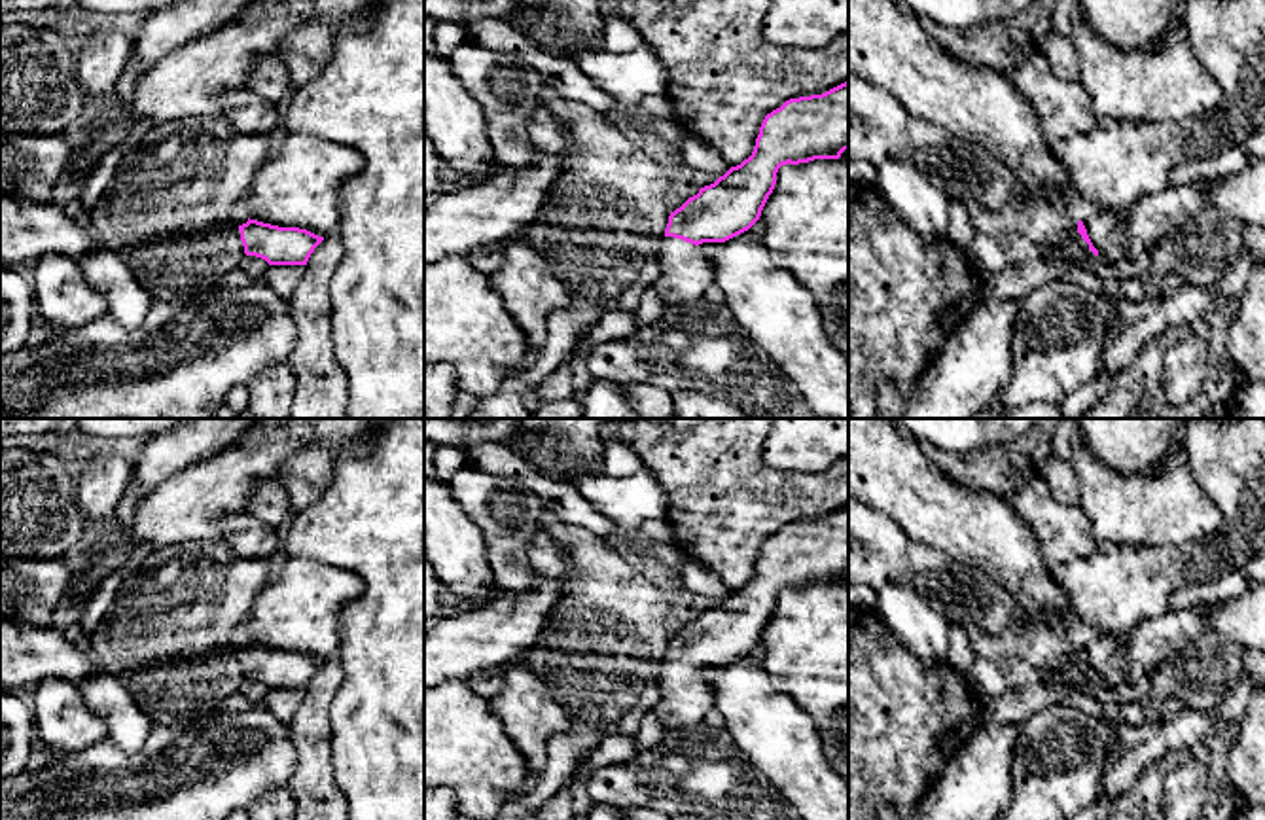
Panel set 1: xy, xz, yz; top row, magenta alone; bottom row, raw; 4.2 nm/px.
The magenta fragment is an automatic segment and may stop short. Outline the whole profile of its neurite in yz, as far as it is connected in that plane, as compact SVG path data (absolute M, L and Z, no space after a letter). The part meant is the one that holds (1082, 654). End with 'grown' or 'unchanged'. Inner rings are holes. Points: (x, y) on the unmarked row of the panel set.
M1199 604L1178 612L1167 610L1134 627L1123 650L1108 634L1087 634L1078 646L1078 657L1095 680L1119 687L1155 670L1208 629Z | grown

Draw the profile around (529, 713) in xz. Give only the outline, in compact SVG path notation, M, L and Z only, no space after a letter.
M513 659L500 672L504 687L489 701L508 739L528 761L528 775L523 786L506 797L508 803L526 795L536 786L545 765L547 740L568 731L572 720L523 659Z

